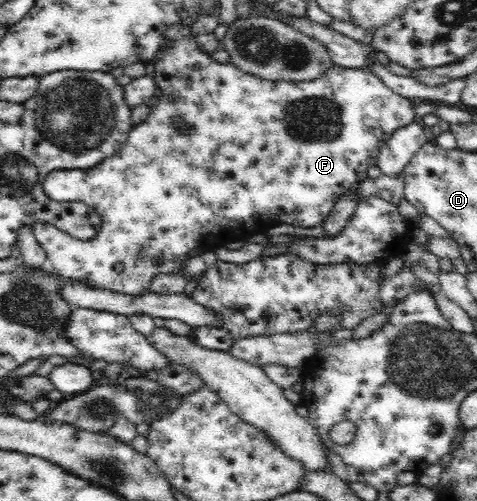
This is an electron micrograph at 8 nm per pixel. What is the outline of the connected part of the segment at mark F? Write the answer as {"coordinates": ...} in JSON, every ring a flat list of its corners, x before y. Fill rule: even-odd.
{"coordinates":[[171,27,166,34,162,48,154,58,156,70,154,83,161,91,161,97,151,104,151,111,147,119,139,125,133,126,128,139,122,144,120,150,105,158,102,162,86,170,52,170,42,181,43,191,49,200,59,203,82,202,91,206,102,219,102,230,96,238,84,242,72,238,67,232,56,228,52,223,41,220,33,222,30,227,40,246,46,251,47,260,58,271,62,279,77,280,89,286,100,287,114,292,130,295,143,295,150,282,148,282,148,264,156,264,160,273,176,274,178,266,174,262,180,257,190,256,197,249,214,252,216,248,237,246,246,242,254,234,265,235,267,230,290,224,296,228,314,228,323,218,328,216,336,201,342,197,357,182,368,177,368,166,377,164,381,147,389,140,389,136,396,132,399,126,404,126,417,119,415,114,416,100,410,100,390,90,378,77,370,72,358,69,346,69,340,66,330,66,321,78,309,82,282,82,272,83,246,74,232,64,217,64,210,54,198,51,196,38,190,36,190,27],[115,262,122,262,125,270,121,275,112,272]]}

